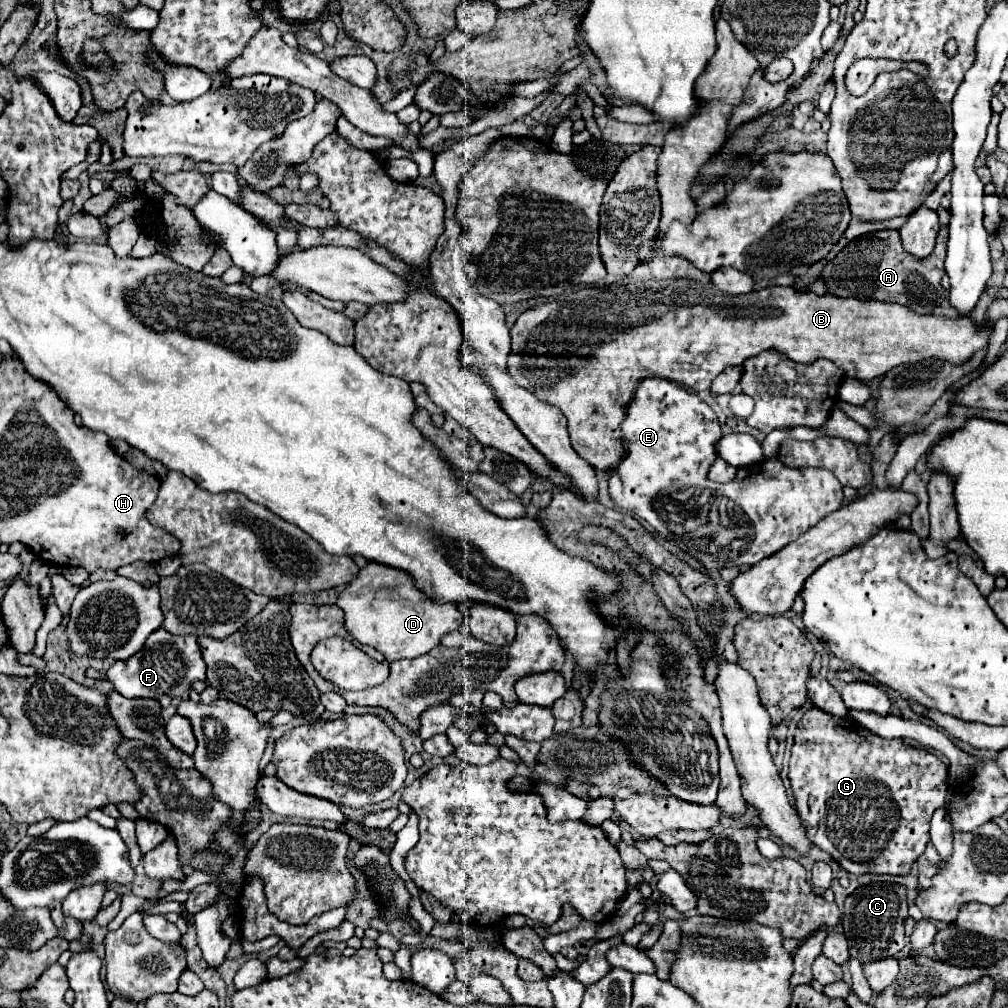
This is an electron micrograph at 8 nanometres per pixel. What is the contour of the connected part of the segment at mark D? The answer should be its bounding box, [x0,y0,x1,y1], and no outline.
[336,562,464,664]

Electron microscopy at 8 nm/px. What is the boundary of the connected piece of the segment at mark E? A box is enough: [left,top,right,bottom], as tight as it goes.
[610,378,844,570]

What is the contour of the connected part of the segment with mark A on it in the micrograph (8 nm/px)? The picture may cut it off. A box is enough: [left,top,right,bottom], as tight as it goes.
[820,226,948,314]

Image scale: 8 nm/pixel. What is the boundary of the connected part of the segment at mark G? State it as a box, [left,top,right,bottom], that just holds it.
[788,708,948,876]

